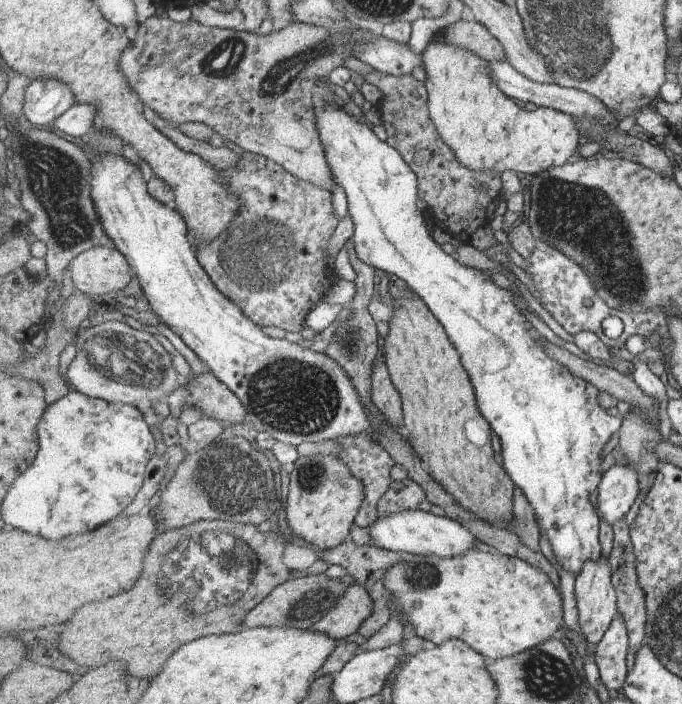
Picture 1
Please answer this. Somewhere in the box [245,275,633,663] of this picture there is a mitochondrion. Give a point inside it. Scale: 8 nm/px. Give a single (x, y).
(425, 576)

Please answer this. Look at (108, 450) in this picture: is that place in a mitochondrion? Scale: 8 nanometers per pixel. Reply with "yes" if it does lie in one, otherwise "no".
no

